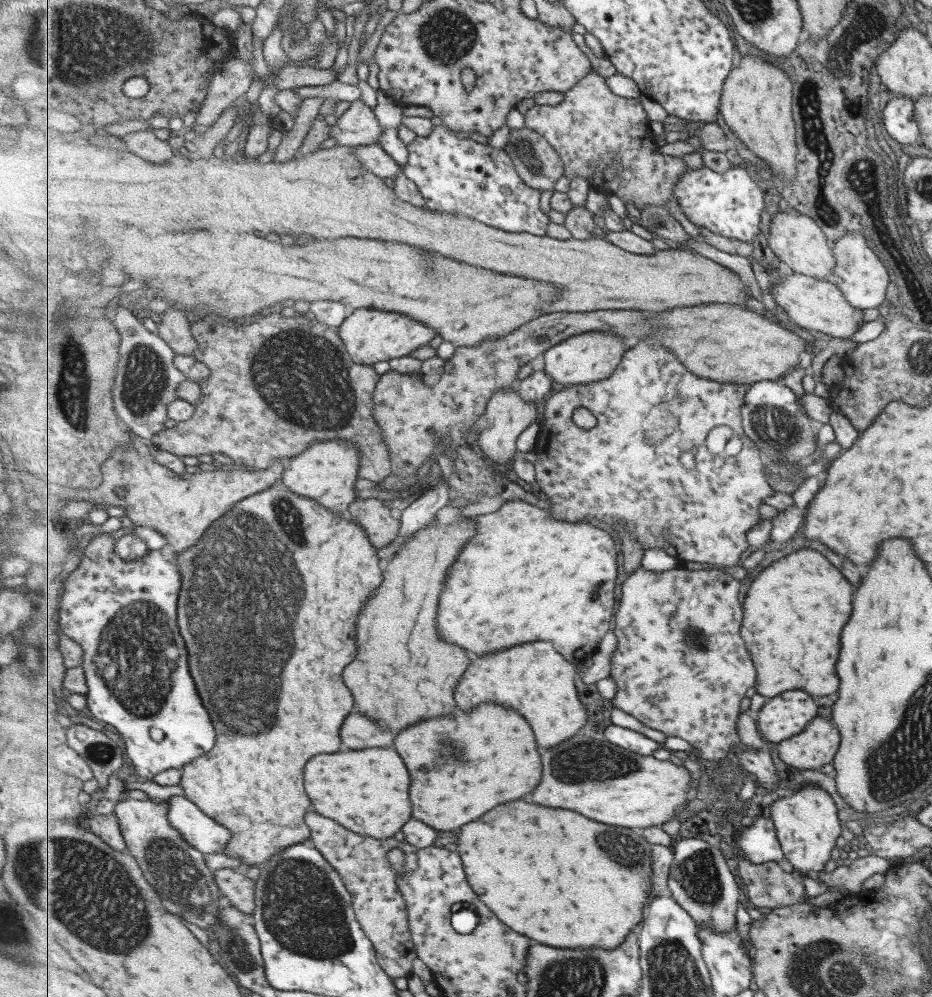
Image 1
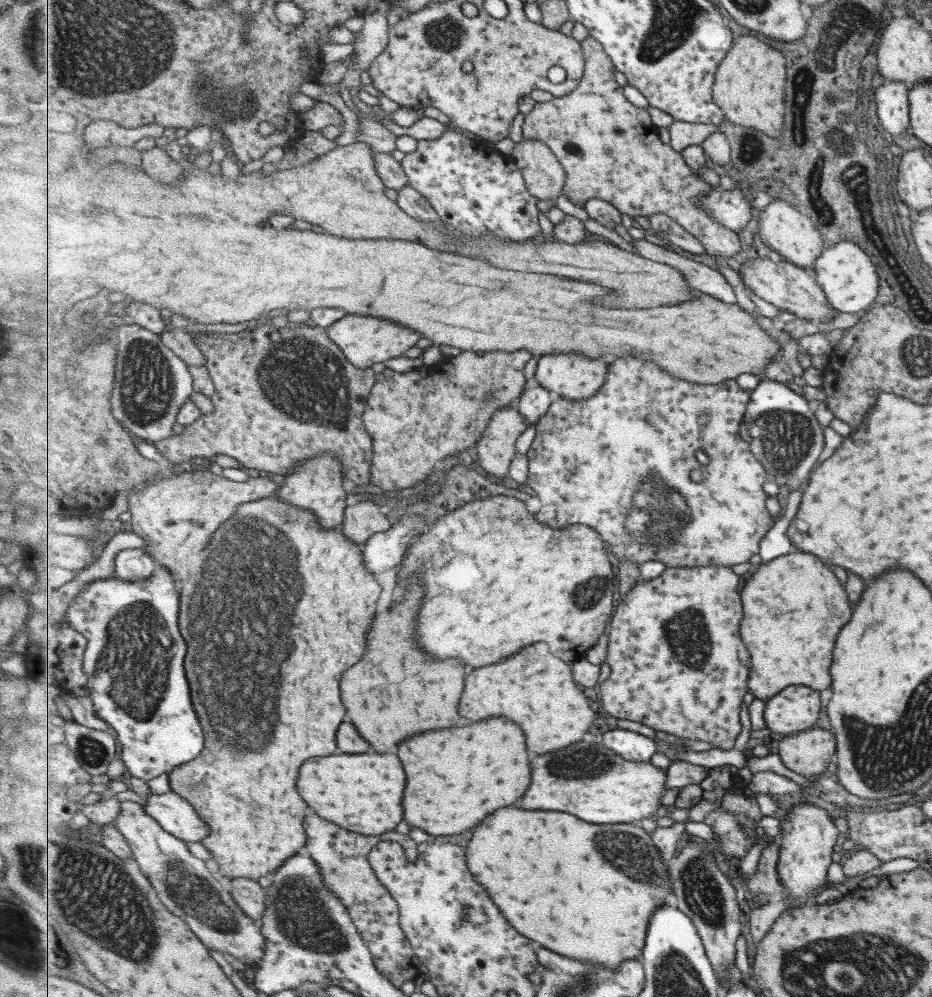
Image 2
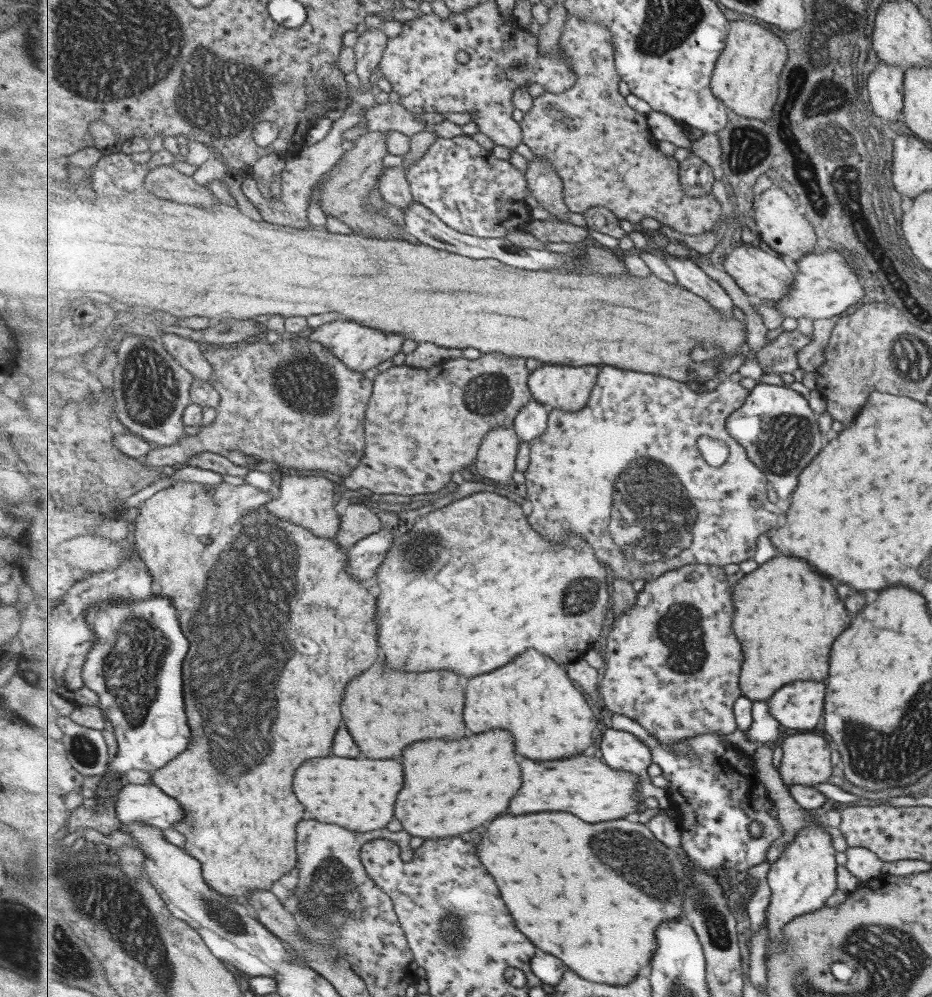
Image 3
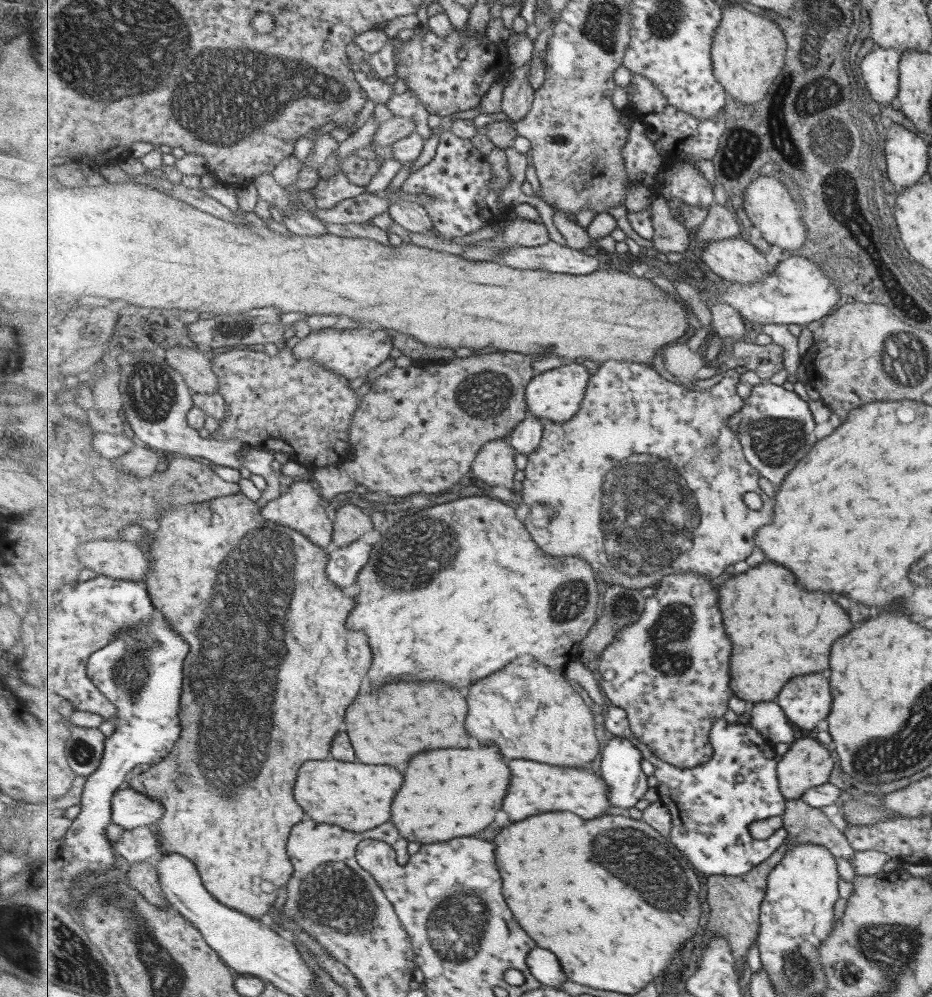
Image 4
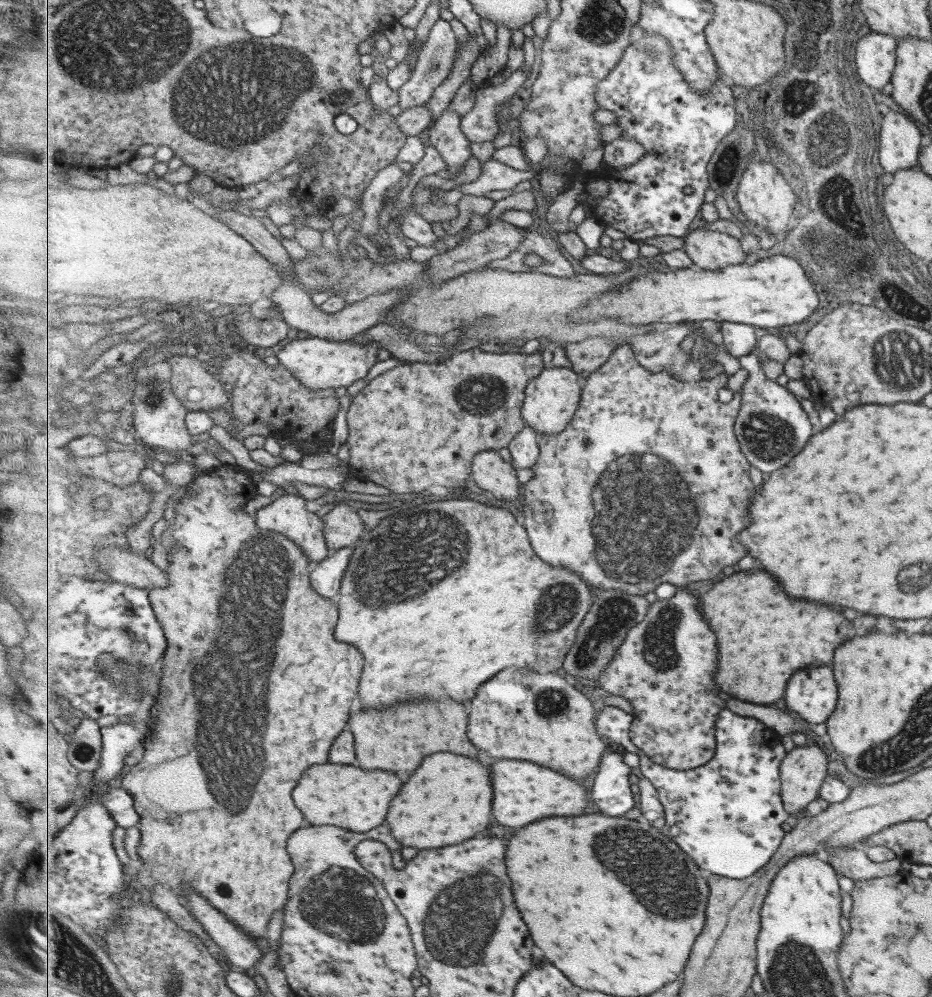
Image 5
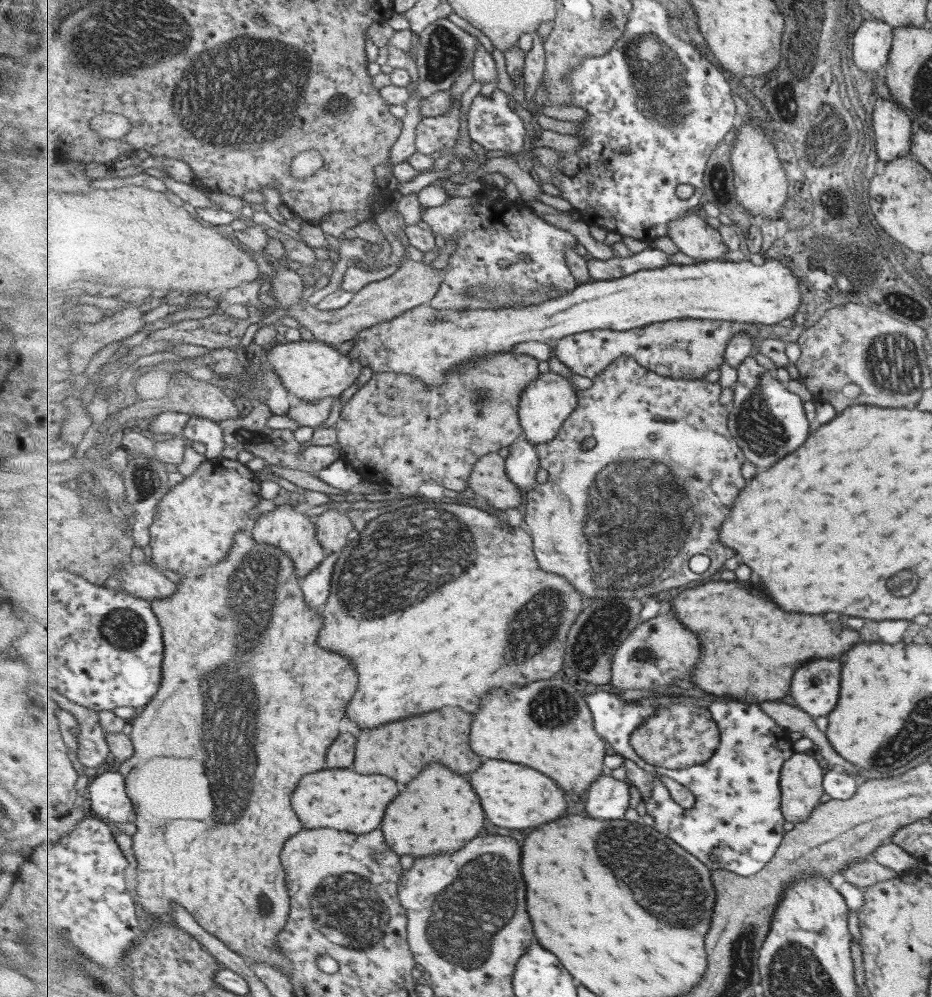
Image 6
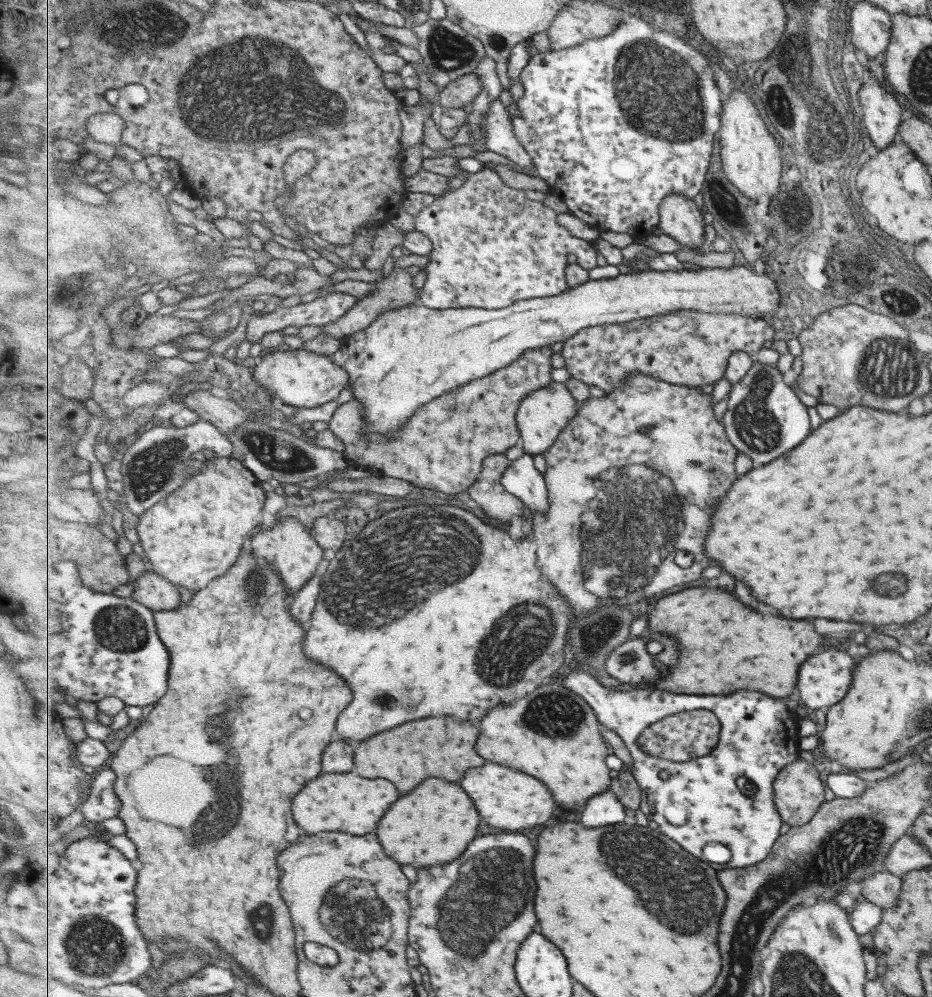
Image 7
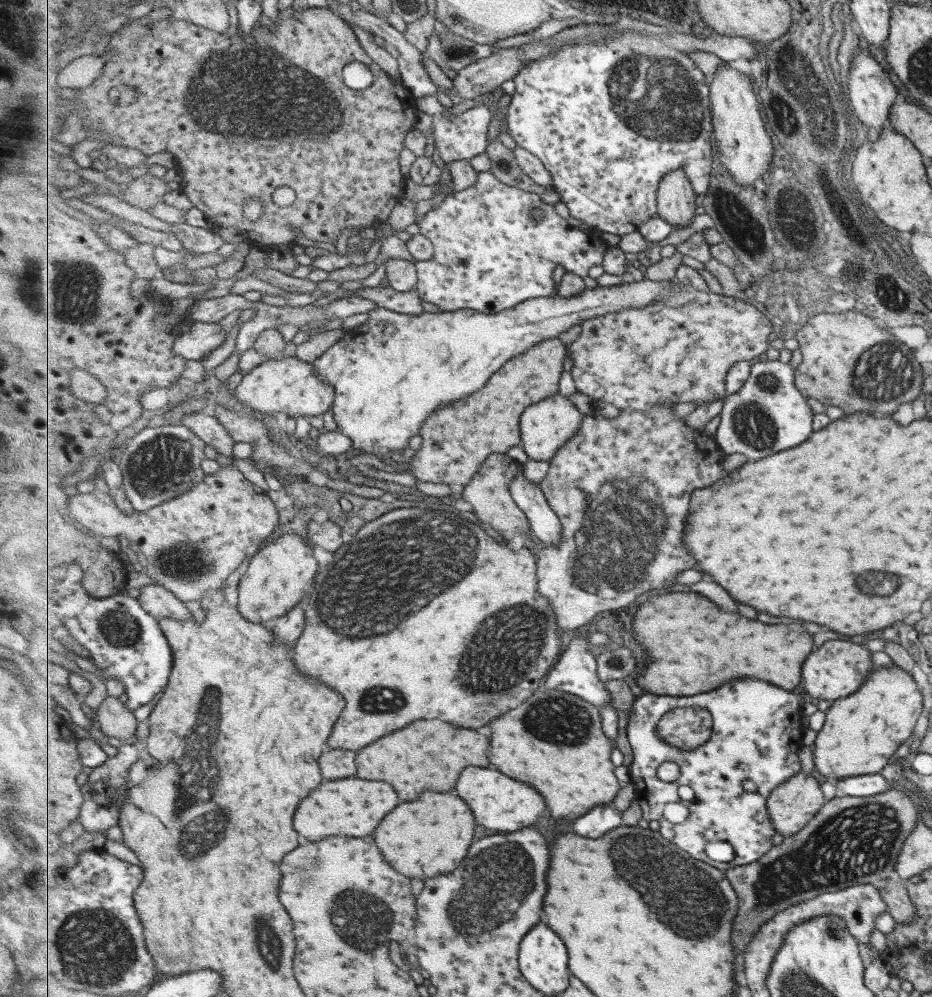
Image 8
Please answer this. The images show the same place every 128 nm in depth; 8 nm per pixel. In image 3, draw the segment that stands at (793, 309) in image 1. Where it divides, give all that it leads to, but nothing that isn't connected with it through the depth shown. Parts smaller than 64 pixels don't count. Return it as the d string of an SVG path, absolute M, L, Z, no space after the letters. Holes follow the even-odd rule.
M743 243L737 248L728 251L723 263L723 270L747 294L755 295L771 302L784 298L796 281L796 272L793 272L779 255L771 256L769 252L765 252L759 247Z

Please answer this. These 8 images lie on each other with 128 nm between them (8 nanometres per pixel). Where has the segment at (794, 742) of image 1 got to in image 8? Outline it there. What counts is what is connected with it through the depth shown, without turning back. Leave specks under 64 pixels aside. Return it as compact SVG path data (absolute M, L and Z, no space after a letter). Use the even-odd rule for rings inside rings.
M800 772L777 787L768 800L776 832L782 836L796 835L820 810L823 794L817 780Z

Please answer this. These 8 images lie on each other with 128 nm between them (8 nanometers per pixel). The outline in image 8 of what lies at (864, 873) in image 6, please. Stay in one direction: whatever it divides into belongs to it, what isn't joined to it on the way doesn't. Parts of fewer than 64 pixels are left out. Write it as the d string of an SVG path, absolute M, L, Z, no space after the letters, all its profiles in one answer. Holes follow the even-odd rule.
M886 879L880 885L877 884L877 887L880 897L885 903L886 912L892 916L897 926L902 926L916 919L916 916L914 916L914 906L908 899L906 888L899 882Z

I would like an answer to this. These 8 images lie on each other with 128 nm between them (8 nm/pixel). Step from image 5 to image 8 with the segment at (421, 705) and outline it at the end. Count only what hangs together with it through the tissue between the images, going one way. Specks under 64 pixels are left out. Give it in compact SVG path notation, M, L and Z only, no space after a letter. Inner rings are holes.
M419 720L417 724L409 724L401 732L389 734L377 740L377 744L363 748L357 756L357 766L361 768L359 778L385 780L401 792L403 800L411 802L425 790L453 790L467 766L489 768L491 745L491 737L479 734L477 730L457 728L443 720Z

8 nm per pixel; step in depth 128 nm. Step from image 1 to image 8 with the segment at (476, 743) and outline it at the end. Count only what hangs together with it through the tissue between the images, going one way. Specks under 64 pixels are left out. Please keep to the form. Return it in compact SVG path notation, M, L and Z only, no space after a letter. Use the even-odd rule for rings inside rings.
M425 792L421 800L395 808L377 828L375 840L393 868L426 882L427 878L455 870L465 860L475 838L475 826L475 816L463 798L449 792Z

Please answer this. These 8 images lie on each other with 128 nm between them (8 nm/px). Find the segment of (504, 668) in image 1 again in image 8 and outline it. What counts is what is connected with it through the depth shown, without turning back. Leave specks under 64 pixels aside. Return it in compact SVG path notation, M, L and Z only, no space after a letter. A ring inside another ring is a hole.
M542 688L521 704L521 708L493 719L489 725L492 731L490 762L507 776L533 784L545 796L555 818L579 818L597 806L609 805L622 787L615 776L615 764L611 762L615 745L604 733L601 709L580 696Z

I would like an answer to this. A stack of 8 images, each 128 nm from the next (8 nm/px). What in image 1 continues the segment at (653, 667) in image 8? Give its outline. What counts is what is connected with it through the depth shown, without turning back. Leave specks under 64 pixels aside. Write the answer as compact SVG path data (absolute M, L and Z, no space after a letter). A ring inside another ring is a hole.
M807 546L771 563L754 580L751 600L745 600L743 636L759 670L756 692L771 698L787 690L805 690L811 696L833 694L839 684L835 676L839 634L851 612L849 582Z

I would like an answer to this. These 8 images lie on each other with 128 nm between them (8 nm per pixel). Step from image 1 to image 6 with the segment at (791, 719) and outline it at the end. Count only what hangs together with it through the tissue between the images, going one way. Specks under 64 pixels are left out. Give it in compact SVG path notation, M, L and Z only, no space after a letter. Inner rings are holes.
M815 660L809 662L793 678L790 695L796 706L809 716L826 716L833 710L840 692L841 660Z

